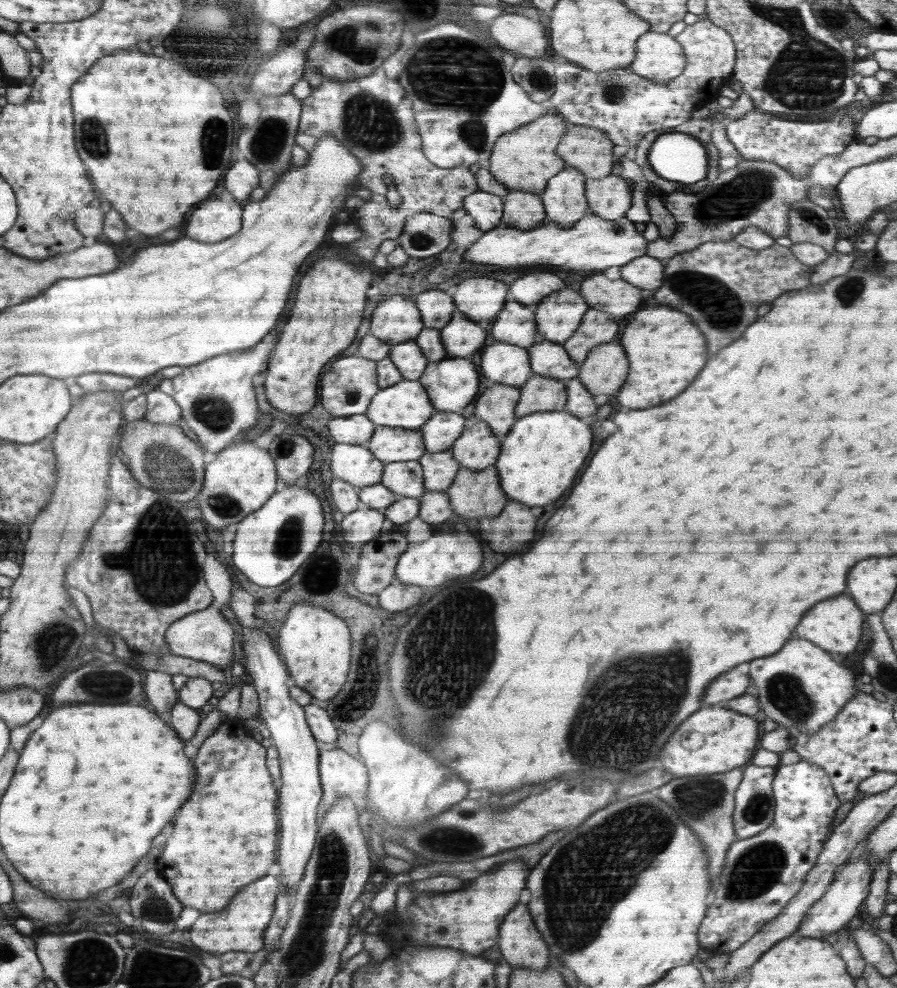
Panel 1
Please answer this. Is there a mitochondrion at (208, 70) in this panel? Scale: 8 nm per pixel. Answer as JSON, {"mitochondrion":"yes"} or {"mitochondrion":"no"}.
{"mitochondrion":"no"}

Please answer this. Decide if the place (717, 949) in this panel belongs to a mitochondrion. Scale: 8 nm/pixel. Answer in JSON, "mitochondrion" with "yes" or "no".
{"mitochondrion":"no"}

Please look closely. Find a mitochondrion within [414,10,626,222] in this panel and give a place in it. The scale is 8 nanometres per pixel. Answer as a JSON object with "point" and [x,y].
{"point":[539,80]}

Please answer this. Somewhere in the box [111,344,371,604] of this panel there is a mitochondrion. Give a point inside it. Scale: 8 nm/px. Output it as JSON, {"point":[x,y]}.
{"point":[164,464]}

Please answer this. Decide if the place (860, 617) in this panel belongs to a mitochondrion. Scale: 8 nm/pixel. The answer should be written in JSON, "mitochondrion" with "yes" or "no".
{"mitochondrion":"no"}

